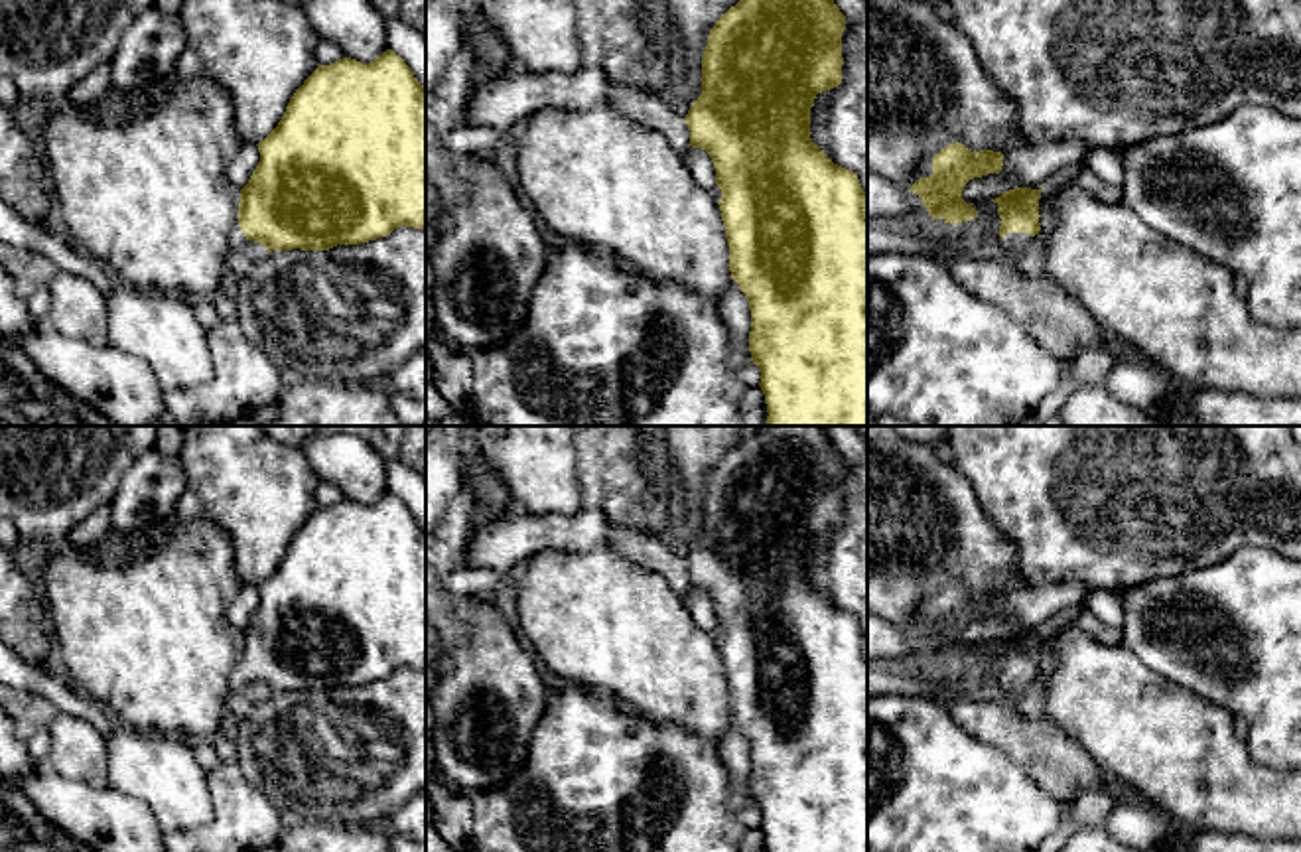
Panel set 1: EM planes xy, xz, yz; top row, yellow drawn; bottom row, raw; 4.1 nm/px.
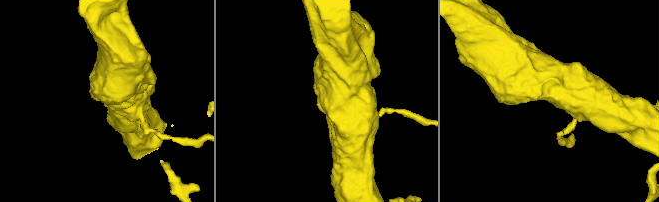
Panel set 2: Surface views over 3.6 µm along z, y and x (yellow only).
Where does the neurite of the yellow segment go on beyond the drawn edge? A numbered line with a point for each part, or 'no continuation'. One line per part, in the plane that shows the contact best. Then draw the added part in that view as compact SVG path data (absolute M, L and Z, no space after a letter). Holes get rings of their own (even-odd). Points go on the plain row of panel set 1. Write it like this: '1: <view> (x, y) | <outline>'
1: yz (1012, 685) | M1007 674L1001 678L999 686L1009 698L1013 698L1025 692L1031 682L1033 682L1033 676L1029 674Z

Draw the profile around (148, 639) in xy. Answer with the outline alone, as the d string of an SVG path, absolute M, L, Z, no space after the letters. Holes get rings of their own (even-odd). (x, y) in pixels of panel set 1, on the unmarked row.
M203 515L191 523L171 517L118 568L87 560L79 550L55 552L43 566L39 590L47 619L75 688L106 706L118 722L187 740L213 740L229 712L231 674L239 667L240 633L227 621L227 607L240 592L233 540Z

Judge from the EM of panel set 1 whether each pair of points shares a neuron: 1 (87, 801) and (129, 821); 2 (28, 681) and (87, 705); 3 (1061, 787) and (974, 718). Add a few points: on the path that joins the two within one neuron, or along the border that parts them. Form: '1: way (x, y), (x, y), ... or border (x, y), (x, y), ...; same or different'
1: way (97, 811), (107, 821), (119, 821); same
2: way (42, 683), (73, 703); same
3: way (1043, 766), (1002, 724), (996, 724); same

